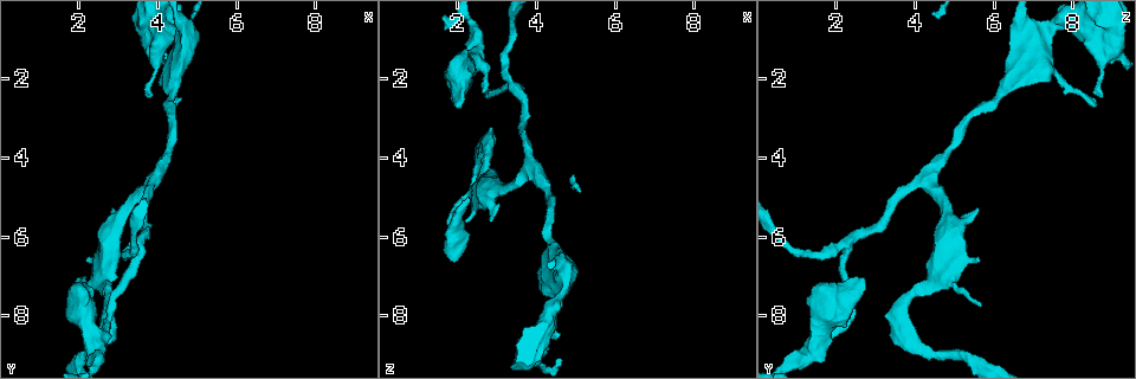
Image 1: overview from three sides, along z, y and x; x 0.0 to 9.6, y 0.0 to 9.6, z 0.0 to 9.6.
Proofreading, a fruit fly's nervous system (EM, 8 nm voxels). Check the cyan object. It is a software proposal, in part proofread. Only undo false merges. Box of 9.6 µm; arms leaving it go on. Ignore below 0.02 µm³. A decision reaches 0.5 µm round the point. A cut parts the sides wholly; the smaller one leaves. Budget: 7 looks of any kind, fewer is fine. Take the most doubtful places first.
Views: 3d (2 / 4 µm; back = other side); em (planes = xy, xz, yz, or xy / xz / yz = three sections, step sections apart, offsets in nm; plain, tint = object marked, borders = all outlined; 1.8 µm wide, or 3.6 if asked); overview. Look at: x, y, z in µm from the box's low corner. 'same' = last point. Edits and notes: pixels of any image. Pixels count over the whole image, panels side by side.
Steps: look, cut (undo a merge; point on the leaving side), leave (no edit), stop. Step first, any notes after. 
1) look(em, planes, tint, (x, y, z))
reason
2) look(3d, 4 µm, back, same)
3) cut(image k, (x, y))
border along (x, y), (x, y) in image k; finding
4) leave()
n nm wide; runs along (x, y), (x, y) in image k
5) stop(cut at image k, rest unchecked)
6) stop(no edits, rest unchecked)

look(3d, 4 µm, back, (3.50, 6.10, 2.25))
three-way junction

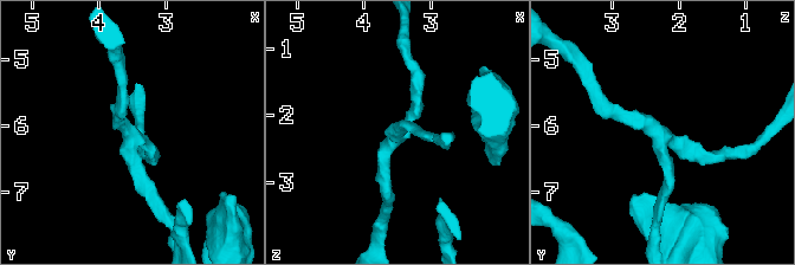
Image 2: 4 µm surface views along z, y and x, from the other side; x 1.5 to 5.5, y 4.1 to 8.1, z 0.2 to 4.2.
look(em, 3.6 µm, xz, step 16, borders, (3.50, 6.20, 2.30))
3 arms; arms of 190, 190, 190 nm; now the EM

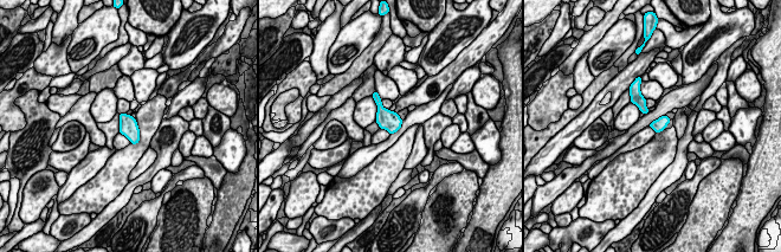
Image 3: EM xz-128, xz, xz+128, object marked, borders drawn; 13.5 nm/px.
leave()
one neuron here

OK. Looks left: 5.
look(em, xy, step 16, tint, (4.00, 0.75, 8.70))
sudden change in width

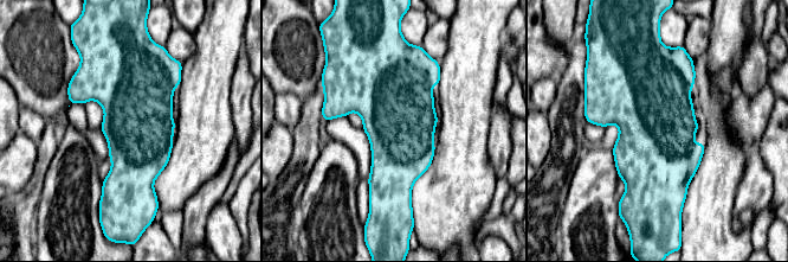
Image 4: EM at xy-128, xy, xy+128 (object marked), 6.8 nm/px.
look(em, planes, tint, same)
another direction

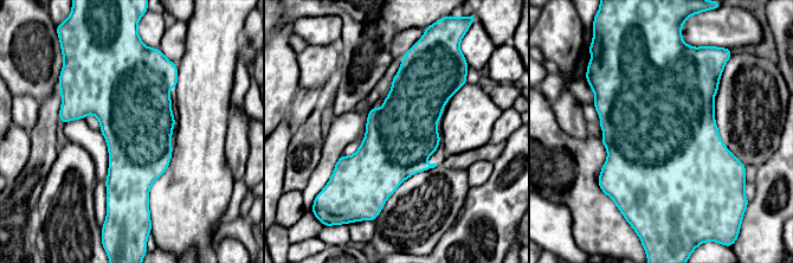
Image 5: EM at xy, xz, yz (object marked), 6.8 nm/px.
leave()
all the same neuron

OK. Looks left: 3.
look(3d, 4 µm, (4.60, 1.35, 7.00))
sudden change in width

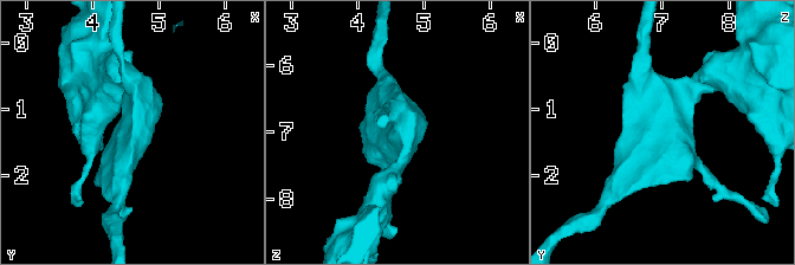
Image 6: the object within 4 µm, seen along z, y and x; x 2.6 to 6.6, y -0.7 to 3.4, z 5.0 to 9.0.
look(em, 3.6 µm, planes, tint, (4.65, 1.30, 6.95))
shape alone is not enough

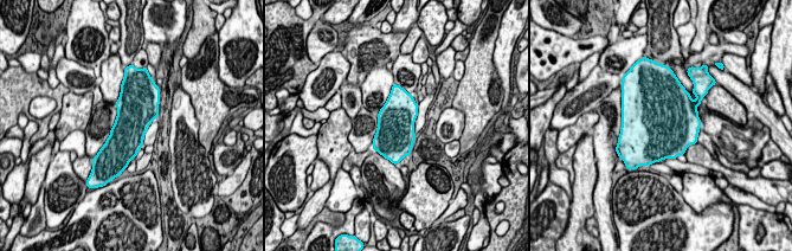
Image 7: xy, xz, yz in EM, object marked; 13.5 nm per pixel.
leave()
continuous, no second neuron

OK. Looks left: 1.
stop(no edits, rest unchecked)

